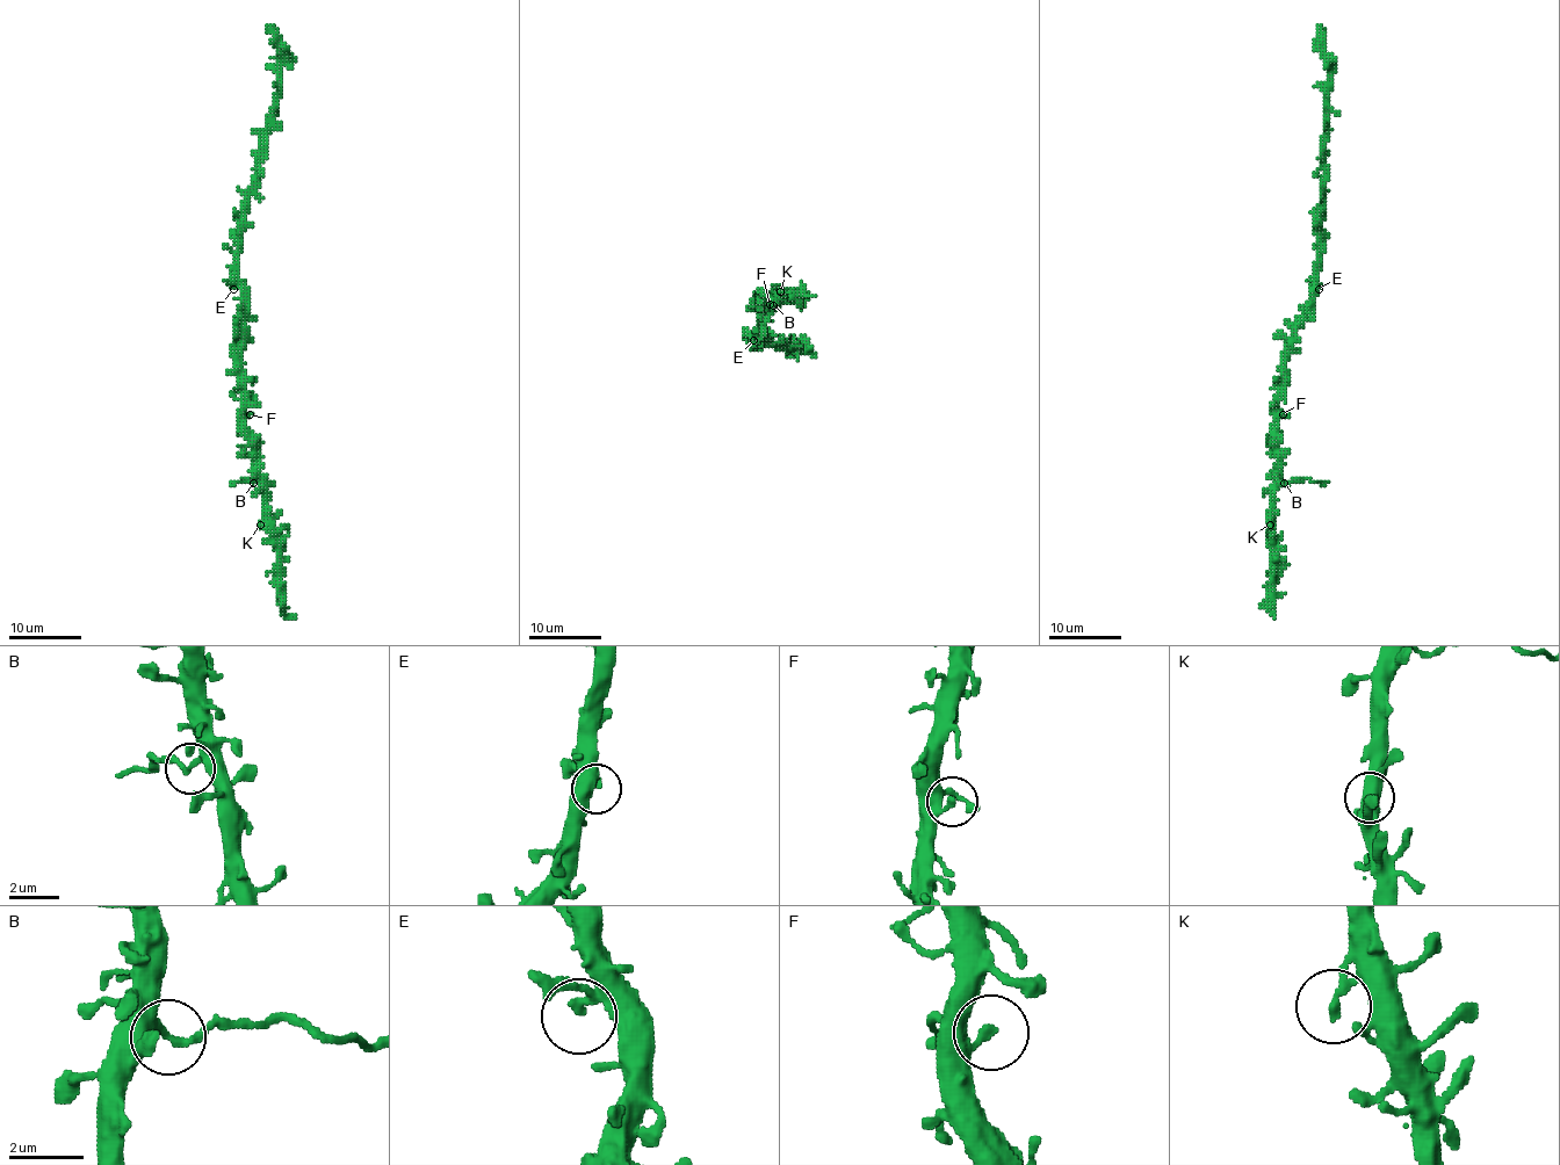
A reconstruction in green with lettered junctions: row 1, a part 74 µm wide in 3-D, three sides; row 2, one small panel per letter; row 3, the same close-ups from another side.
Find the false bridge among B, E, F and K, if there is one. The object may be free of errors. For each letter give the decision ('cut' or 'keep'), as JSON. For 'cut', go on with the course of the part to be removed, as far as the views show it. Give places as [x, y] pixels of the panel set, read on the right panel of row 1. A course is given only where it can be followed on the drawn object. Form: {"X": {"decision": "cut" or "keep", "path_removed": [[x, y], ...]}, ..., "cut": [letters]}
{"B": {"decision": "cut", "path_removed": [[1284, 483], [1328, 480]]}, "E": {"decision": "keep"}, "F": {"decision": "keep"}, "K": {"decision": "keep"}, "cut": ["B"]}

